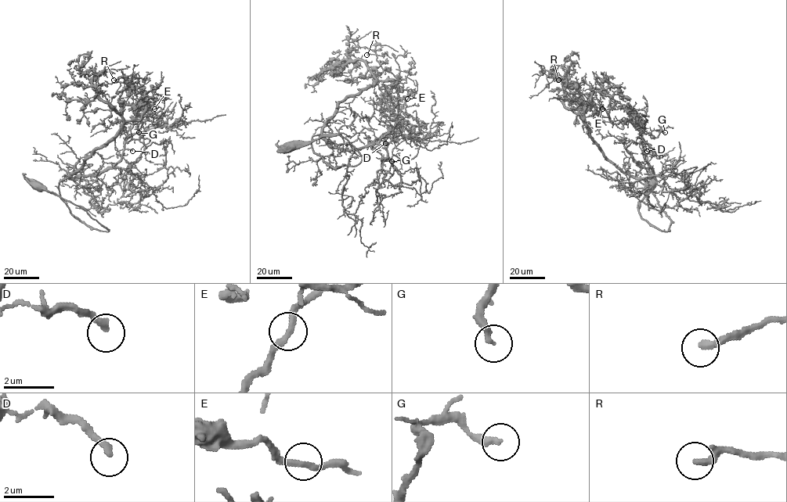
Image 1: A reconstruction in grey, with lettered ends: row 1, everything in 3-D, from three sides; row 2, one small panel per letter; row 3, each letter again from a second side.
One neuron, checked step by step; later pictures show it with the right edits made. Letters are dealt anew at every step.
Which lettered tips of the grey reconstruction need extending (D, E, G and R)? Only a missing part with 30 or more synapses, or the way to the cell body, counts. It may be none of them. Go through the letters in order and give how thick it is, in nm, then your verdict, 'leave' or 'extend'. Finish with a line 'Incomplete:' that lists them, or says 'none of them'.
D: 240 nm | leave
E: 220 nm | leave
G: 240 nm | leave
R: 280 nm | extend
Incomplete: R

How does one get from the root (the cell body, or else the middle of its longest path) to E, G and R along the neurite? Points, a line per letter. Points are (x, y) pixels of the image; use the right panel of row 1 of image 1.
E: (652, 185), (638, 213), (669, 231), (671, 220), (641, 178), (608, 159), (590, 135), (585, 107), (602, 109)
G: (652, 185), (638, 213), (669, 231), (671, 220), (639, 180), (653, 173), (641, 133), (657, 138), (665, 132)
R: (652, 185), (638, 213), (669, 231), (671, 220), (641, 178), (608, 159), (590, 135), (579, 89), (558, 80)

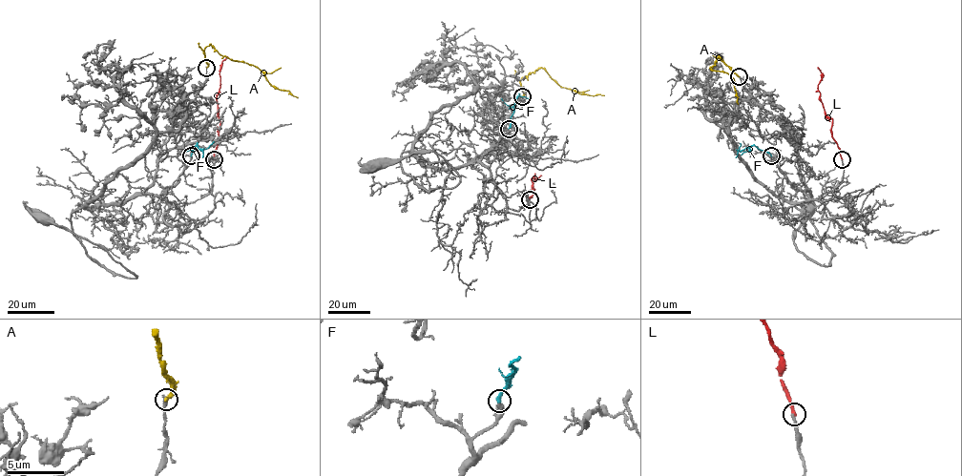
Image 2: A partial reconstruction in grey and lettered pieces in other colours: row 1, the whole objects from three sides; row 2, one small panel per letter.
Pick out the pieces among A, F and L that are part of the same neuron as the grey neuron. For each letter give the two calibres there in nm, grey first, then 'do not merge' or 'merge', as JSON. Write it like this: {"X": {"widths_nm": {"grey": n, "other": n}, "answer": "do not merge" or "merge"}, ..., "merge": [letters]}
{"A": {"widths_nm": {"grey": 340, "other": 320}, "answer": "do not merge"}, "F": {"widths_nm": {"grey": 240, "other": 240}, "answer": "merge"}, "L": {"widths_nm": {"grey": 190, "other": 240}, "answer": "do not merge"}, "merge": ["F"]}

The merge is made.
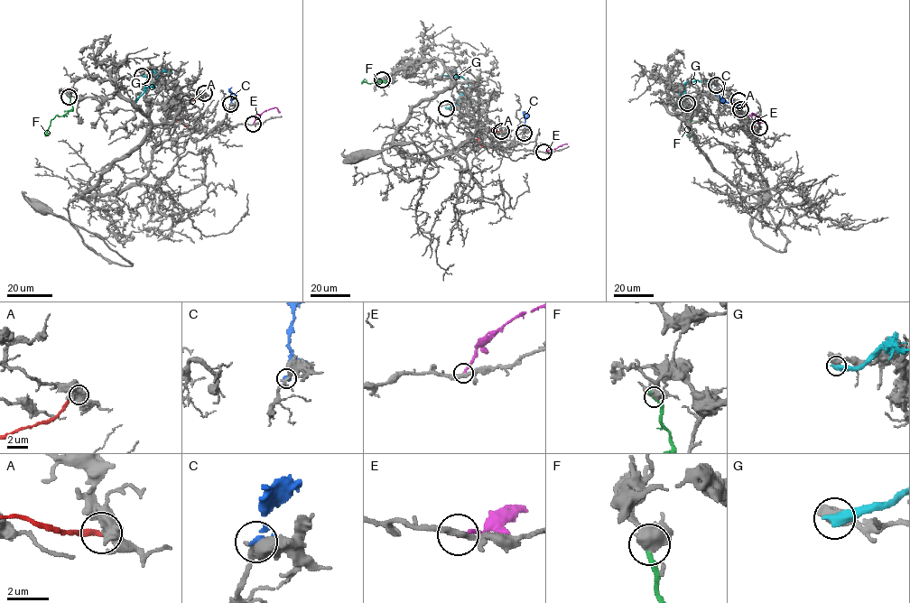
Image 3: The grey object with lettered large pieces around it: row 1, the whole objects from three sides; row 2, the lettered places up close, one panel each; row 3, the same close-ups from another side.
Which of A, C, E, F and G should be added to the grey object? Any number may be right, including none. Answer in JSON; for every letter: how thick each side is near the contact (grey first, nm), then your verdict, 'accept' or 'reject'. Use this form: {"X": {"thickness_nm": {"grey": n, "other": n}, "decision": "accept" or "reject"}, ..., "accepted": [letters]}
{"A": {"thickness_nm": {"grey": 480, "other": 260}, "decision": "reject"}, "C": {"thickness_nm": {"grey": 260, "other": 260}, "decision": "reject"}, "E": {"thickness_nm": {"grey": 300, "other": 170}, "decision": "reject"}, "F": {"thickness_nm": {"grey": 480, "other": 240}, "decision": "reject"}, "G": {"thickness_nm": {"grey": 500, "other": 550}, "decision": "reject"}, "accepted": []}

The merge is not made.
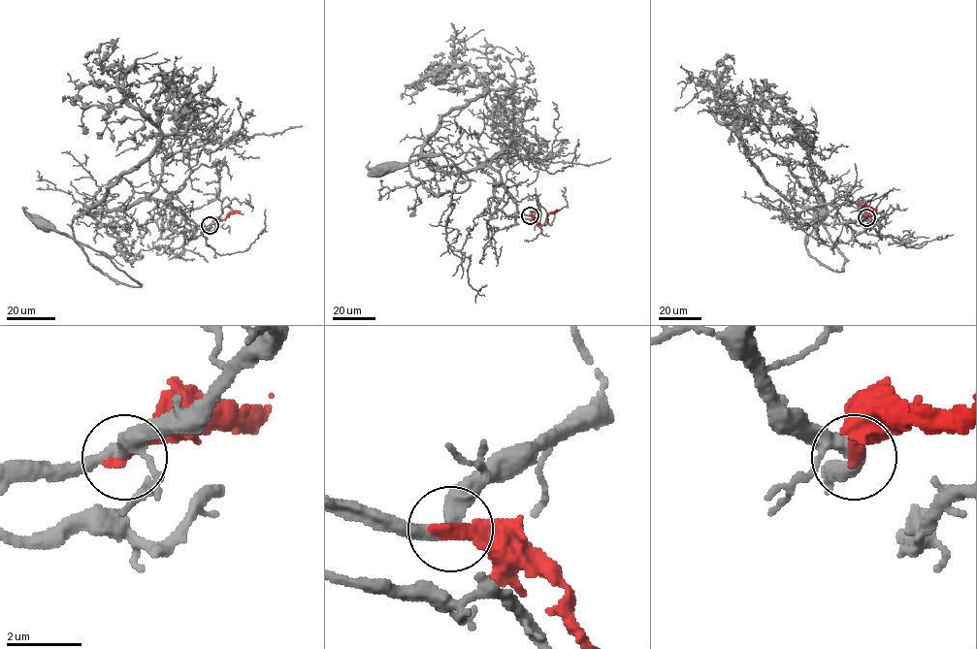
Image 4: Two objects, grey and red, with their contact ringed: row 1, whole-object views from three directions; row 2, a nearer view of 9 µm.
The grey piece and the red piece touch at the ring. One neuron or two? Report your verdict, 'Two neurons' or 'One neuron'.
Two neurons

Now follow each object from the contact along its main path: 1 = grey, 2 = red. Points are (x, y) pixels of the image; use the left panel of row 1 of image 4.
1: (210, 225), (175, 231), (176, 210), (156, 200), (76, 215), (87, 259), (139, 286), (43, 223)
2: (210, 225), (217, 223), (229, 212), (244, 214)

